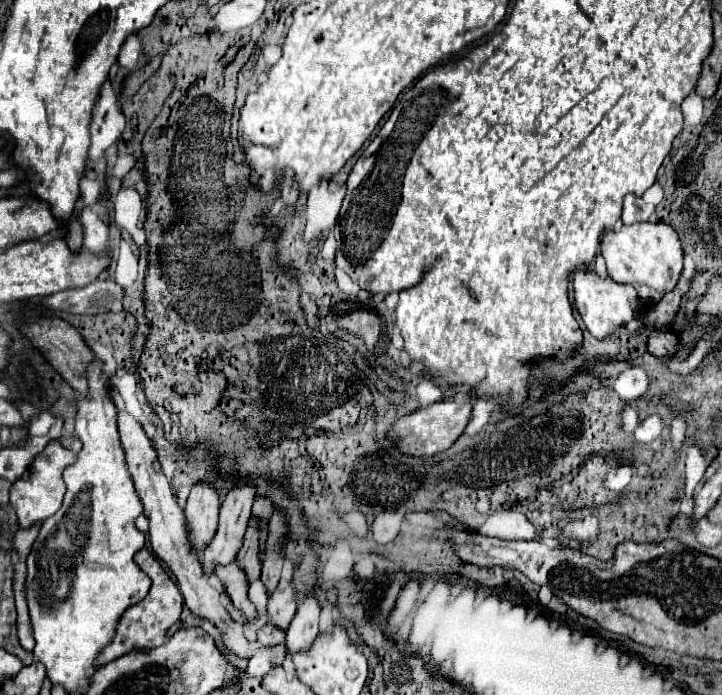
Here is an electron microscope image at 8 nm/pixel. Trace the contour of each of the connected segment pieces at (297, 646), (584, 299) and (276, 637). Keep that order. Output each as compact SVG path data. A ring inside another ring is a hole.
M308 596L298 606L298 612L286 630L288 656L294 656L298 652L308 652L312 648L312 642L318 636L318 616L320 616L320 604L314 596Z
M592 270L574 272L574 304L588 332L598 340L606 340L620 328L626 328L626 324L636 320L638 310L640 310L638 294L632 286L624 286L614 280L602 280Z
M270 622L258 630L258 642L266 644L266 646L276 646L276 644L284 644L284 632L278 630L276 626L272 626Z

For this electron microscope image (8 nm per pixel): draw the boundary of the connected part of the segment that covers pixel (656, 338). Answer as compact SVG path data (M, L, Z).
M654 330L648 336L648 352L656 358L674 356L678 350L678 338L672 330Z

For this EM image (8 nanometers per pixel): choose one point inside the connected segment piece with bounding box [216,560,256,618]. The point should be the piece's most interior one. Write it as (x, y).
(233, 578)

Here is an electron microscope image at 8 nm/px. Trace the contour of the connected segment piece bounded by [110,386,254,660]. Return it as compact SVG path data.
M110 386L110 398L114 400L116 408L118 408L118 432L120 432L120 442L122 442L122 448L126 452L126 462L128 462L128 470L132 474L132 480L134 480L134 486L136 486L136 492L138 492L138 498L144 506L144 514L146 518L150 520L150 544L152 544L152 550L158 558L162 558L170 570L174 572L176 580L178 580L178 588L184 596L184 602L186 606L200 618L204 620L212 620L216 630L220 632L220 638L224 640L226 648L234 654L234 656L240 656L240 658L246 658L250 660L254 650L250 648L250 640L244 636L244 630L242 630L242 624L236 624L230 614L226 612L226 608L222 606L220 602L220 590L214 582L210 582L204 572L202 572L202 566L200 566L200 558L194 554L194 550L190 548L188 544L188 532L186 532L186 522L184 522L184 510L176 504L174 500L174 492L170 488L170 482L162 470L162 464L158 462L158 452L152 444L152 440L146 436L142 424L126 412L124 408L124 400L122 396L118 394L118 390L114 386Z

